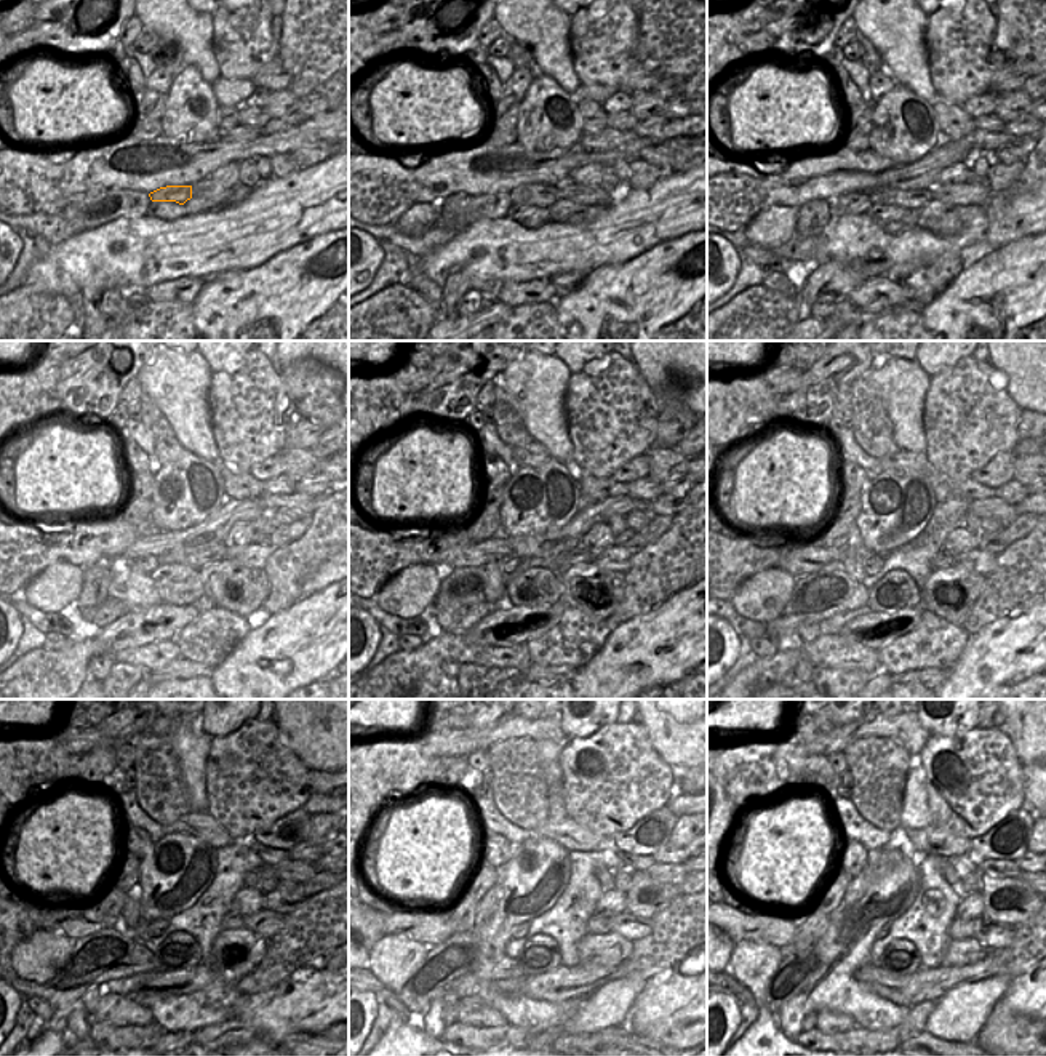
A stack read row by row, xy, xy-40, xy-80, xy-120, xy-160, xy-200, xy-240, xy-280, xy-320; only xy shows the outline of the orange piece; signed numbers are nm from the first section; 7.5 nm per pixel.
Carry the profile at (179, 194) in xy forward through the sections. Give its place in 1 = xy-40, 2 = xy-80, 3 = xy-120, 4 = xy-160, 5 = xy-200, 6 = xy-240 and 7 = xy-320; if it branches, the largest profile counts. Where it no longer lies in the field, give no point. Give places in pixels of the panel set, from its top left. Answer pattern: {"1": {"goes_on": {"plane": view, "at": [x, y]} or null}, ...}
{"1": {"goes_on": {"plane": "xy-40", "at": [536, 194]}}, "2": {"goes_on": {"plane": "xy-80", "at": [910, 199]}}, "3": {"goes_on": {"plane": "xy-120", "at": [195, 557]}}, "4": {"goes_on": {"plane": "xy-160", "at": [579, 554]}}, "5": {"goes_on": {"plane": "xy-200", "at": [942, 559]}}, "6": {"goes_on": {"plane": "xy-240", "at": [231, 920]}}, "7": {"goes_on": {"plane": "xy-320", "at": [960, 928]}}}

